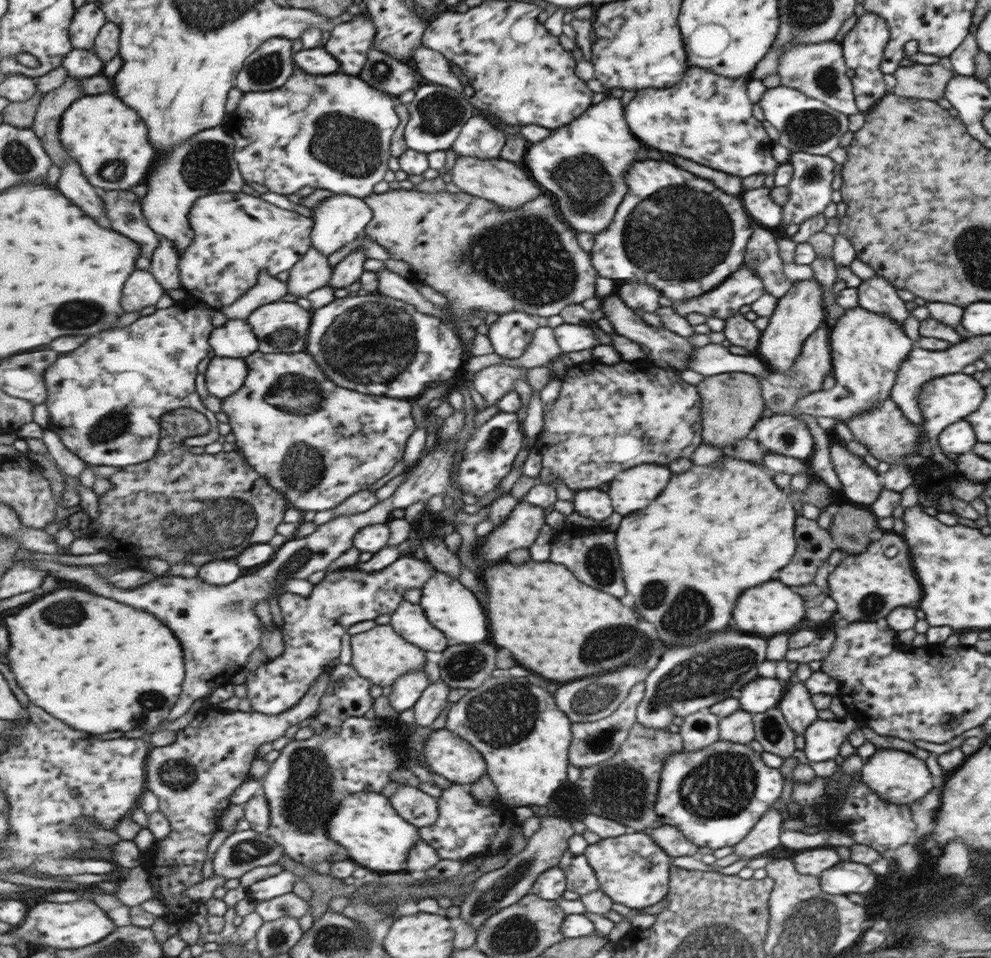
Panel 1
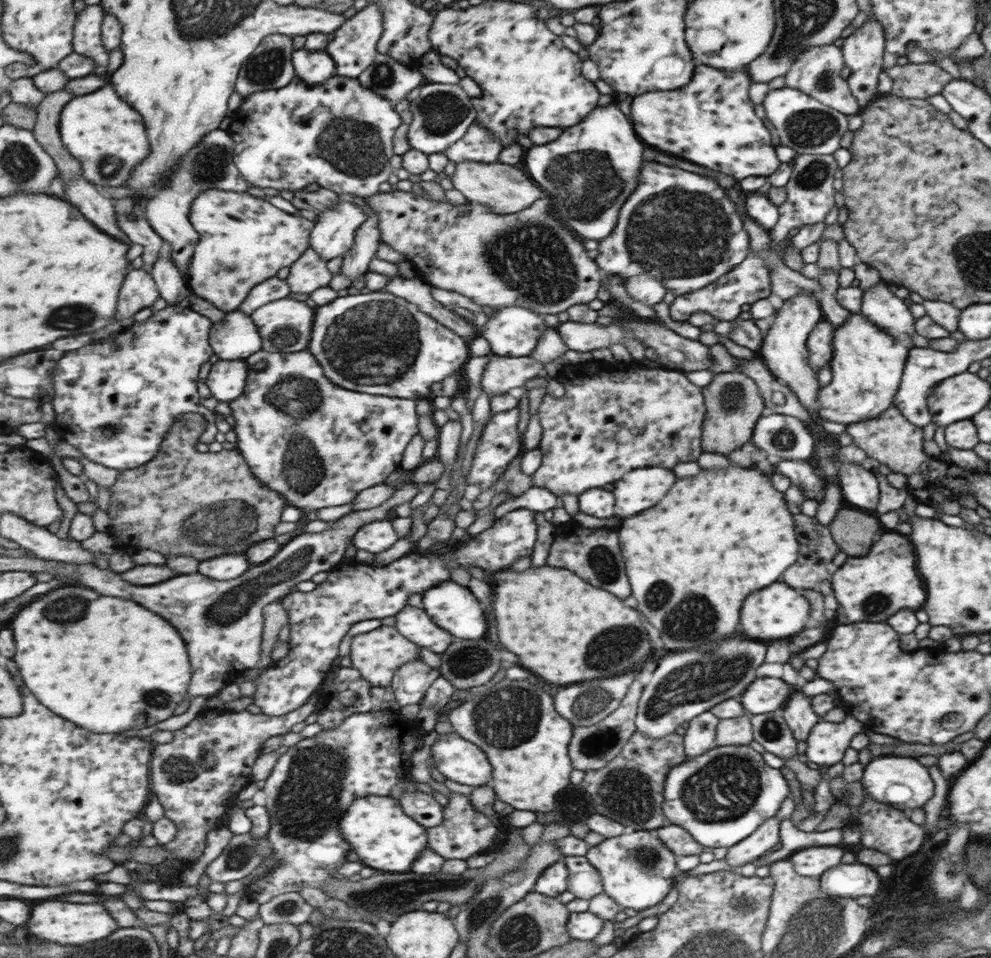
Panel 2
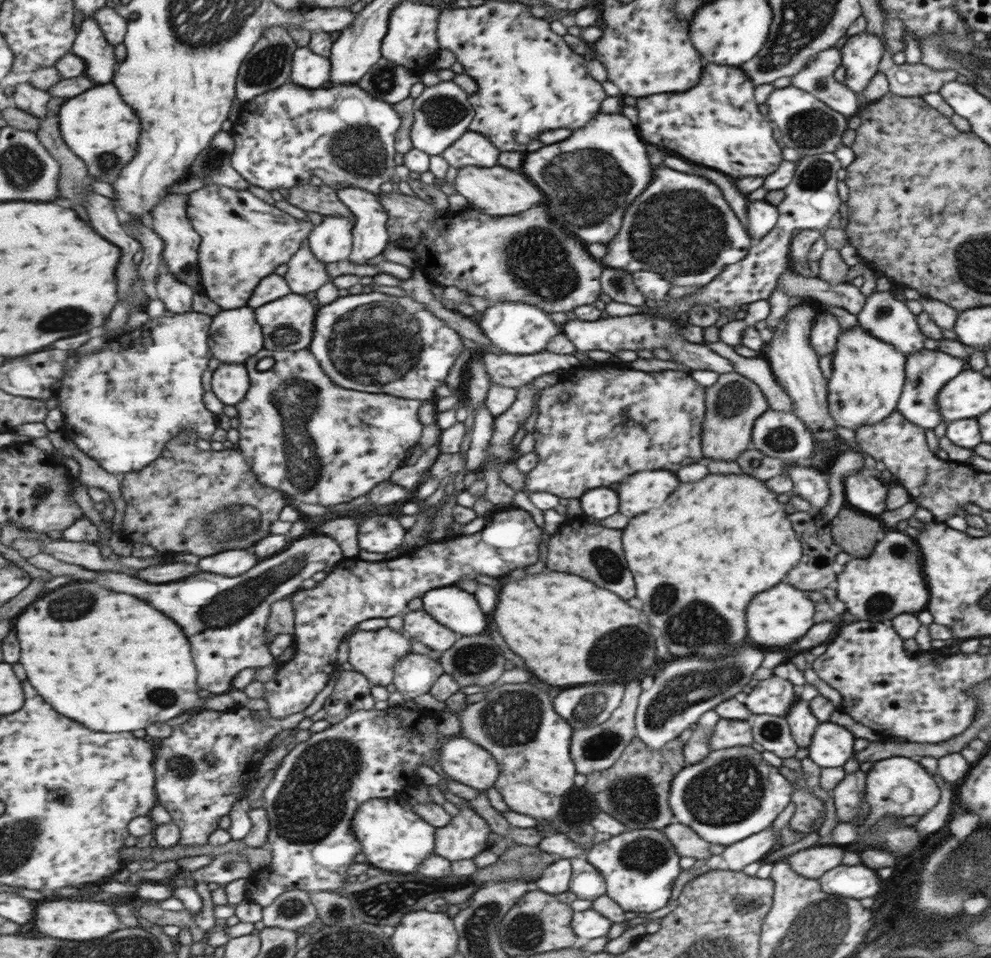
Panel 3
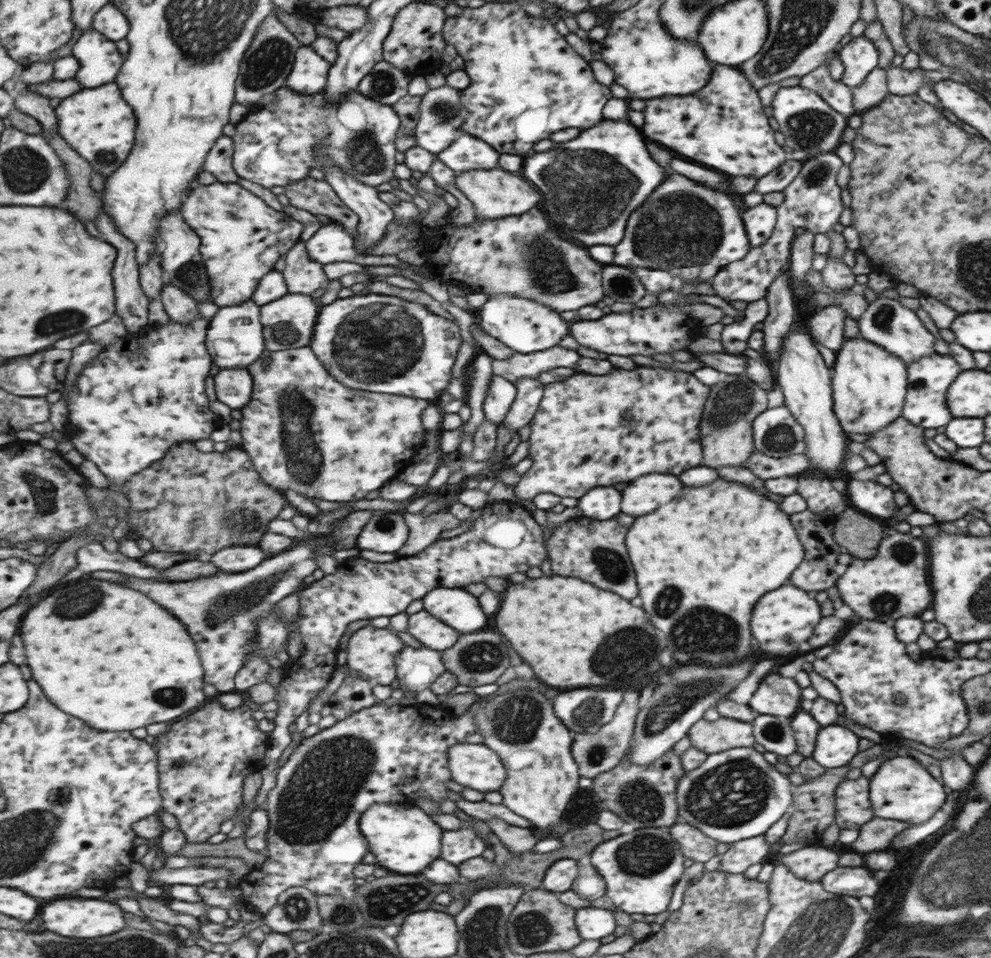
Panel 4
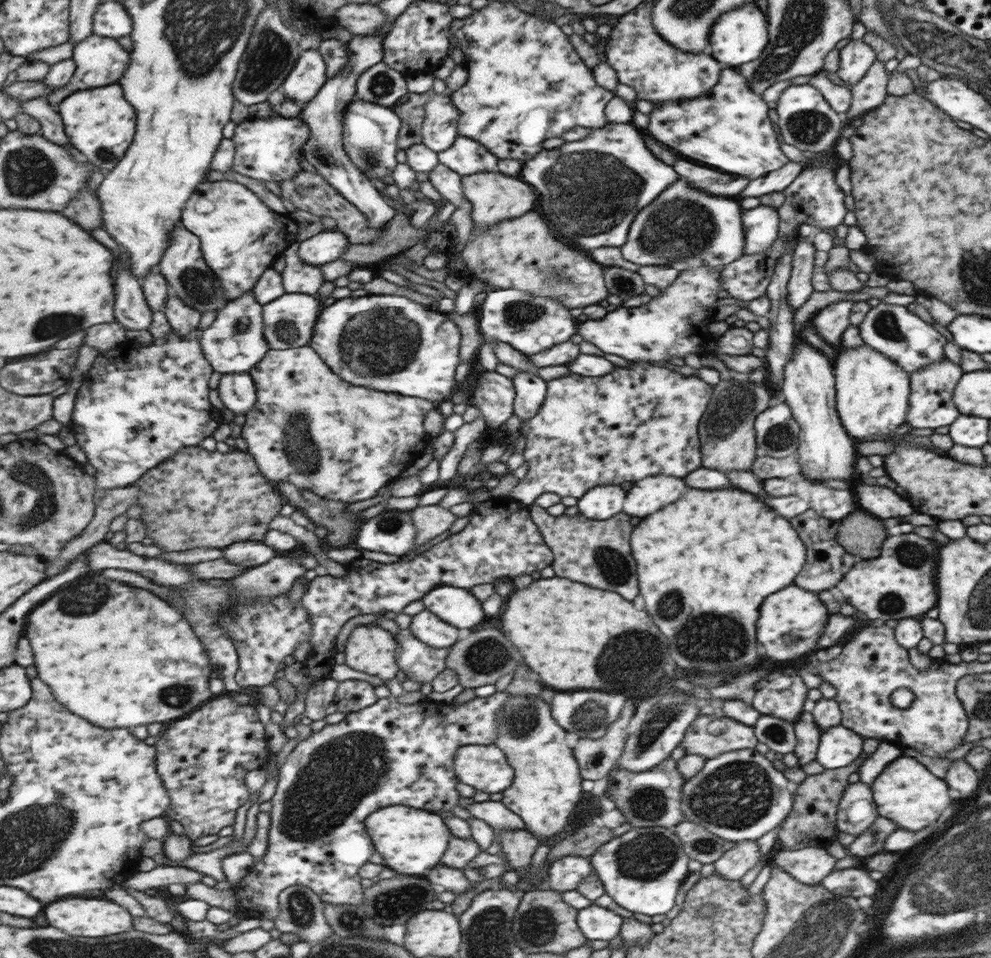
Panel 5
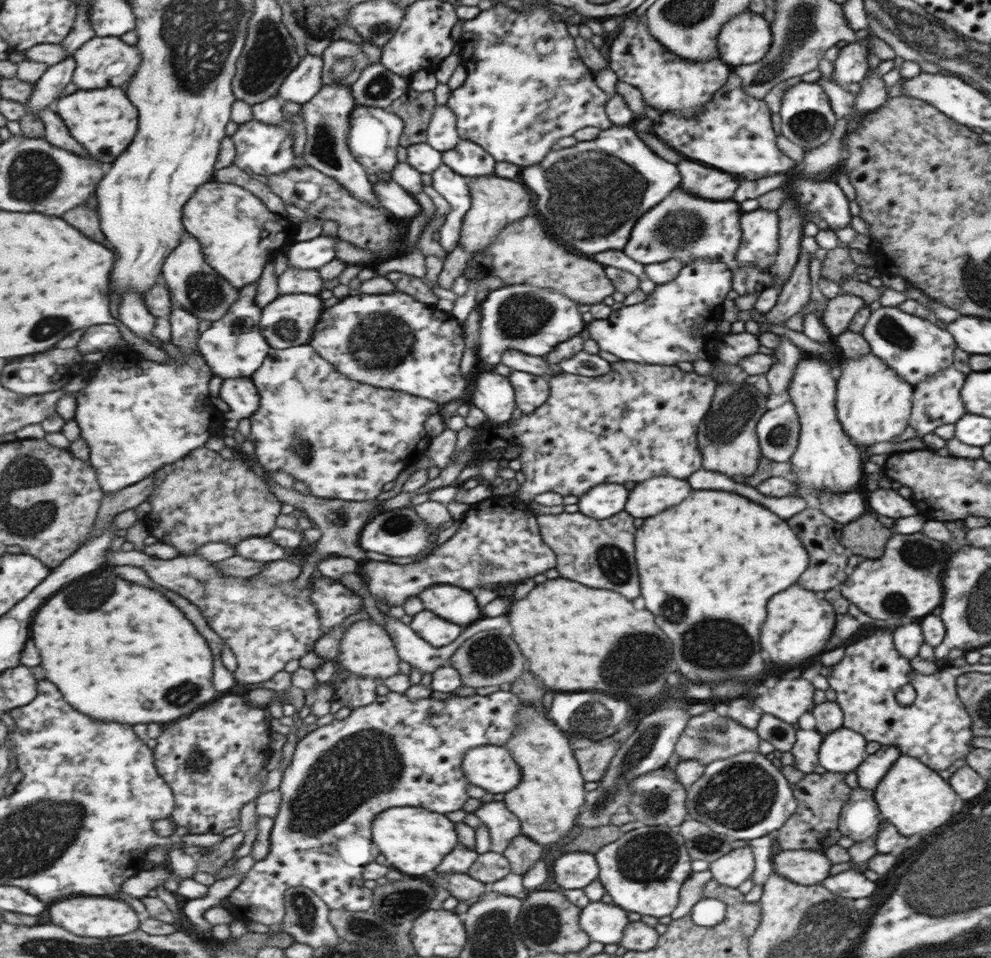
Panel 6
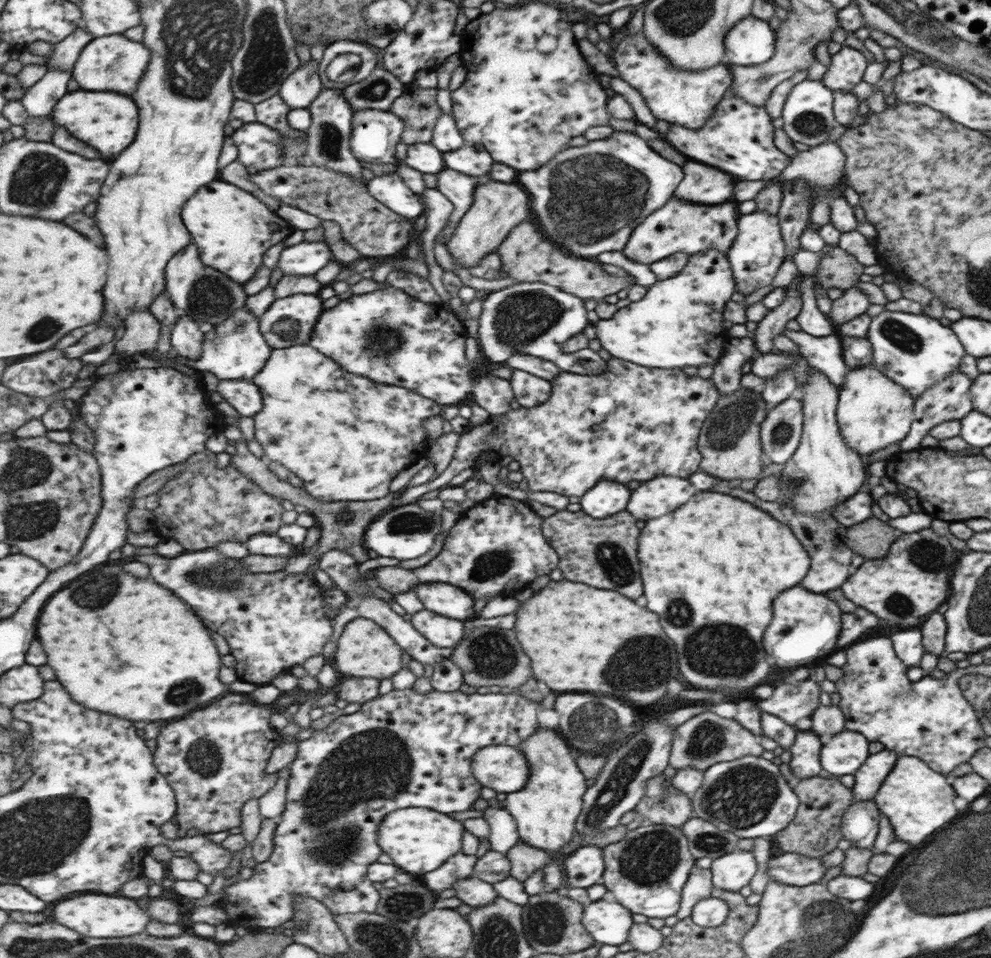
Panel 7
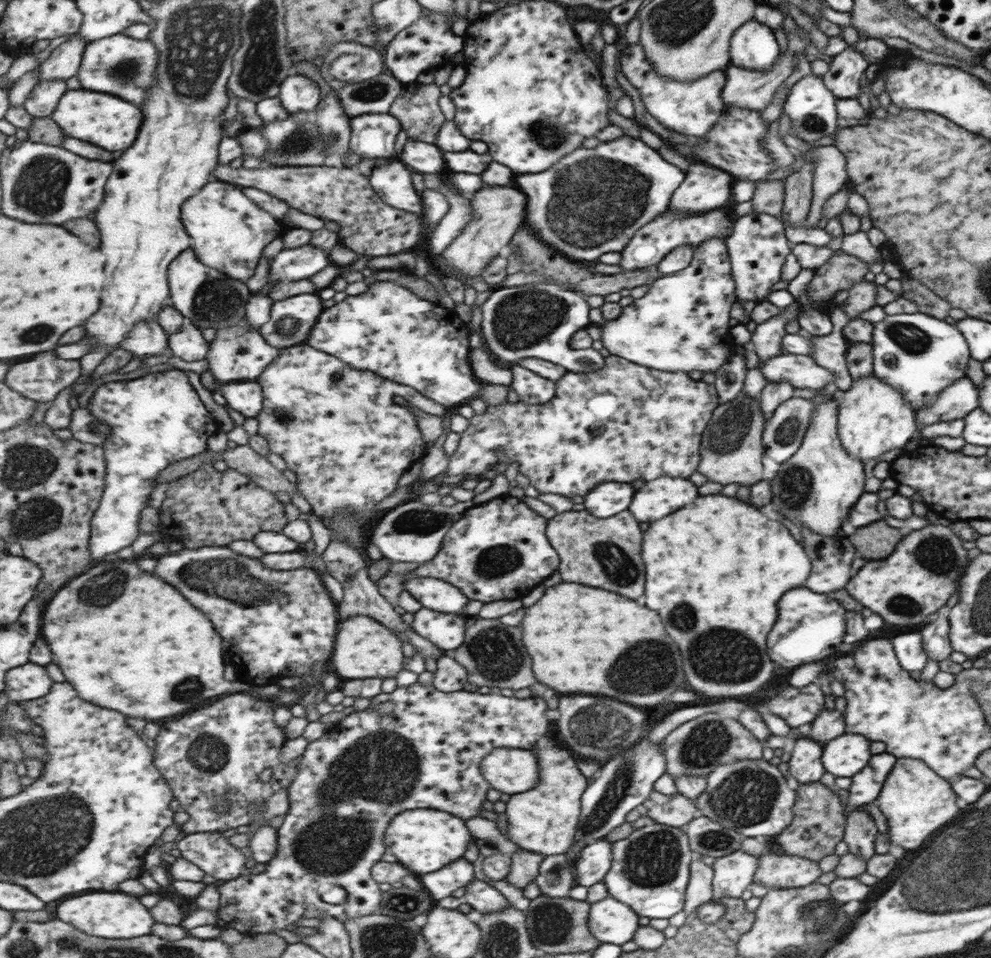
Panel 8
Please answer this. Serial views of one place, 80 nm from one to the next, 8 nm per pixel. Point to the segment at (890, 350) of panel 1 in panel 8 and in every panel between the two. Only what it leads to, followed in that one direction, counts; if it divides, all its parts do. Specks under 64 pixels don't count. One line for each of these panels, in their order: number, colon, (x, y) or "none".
2: (866, 366)
3: (867, 375)
4: (870, 383)
5: (873, 390)
6: (874, 401)
7: (875, 411)
8: (873, 417)

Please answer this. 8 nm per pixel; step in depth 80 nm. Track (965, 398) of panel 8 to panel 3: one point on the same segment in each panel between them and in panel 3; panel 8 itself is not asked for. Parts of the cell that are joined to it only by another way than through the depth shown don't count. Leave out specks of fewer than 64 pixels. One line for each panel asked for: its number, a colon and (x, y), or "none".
3: (925, 371)
4: (927, 378)
5: (929, 405)
6: (934, 402)
7: (947, 400)

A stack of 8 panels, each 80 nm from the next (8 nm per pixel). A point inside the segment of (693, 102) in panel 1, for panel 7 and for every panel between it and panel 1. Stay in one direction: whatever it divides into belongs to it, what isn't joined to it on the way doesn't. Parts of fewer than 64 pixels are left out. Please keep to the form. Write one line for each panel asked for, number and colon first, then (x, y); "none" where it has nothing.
2: (710, 121)
3: (715, 123)
4: (721, 125)
5: (727, 128)
6: (732, 133)
7: (736, 139)

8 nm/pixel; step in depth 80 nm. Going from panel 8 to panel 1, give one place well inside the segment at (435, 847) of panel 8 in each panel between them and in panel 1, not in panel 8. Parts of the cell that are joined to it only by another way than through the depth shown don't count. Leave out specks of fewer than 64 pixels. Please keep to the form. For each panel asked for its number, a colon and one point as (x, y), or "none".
1: (367, 825)
2: (386, 837)
3: (394, 838)
4: (404, 839)
5: (410, 840)
6: (414, 840)
7: (418, 839)

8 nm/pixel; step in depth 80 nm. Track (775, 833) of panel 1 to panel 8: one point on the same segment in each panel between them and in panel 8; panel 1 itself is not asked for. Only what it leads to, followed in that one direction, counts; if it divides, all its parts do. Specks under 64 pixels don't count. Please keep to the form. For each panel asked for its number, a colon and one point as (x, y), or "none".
2: (763, 838)
3: (751, 849)
4: (740, 854)
5: (732, 864)
6: (733, 867)
7: (732, 871)
8: (731, 874)

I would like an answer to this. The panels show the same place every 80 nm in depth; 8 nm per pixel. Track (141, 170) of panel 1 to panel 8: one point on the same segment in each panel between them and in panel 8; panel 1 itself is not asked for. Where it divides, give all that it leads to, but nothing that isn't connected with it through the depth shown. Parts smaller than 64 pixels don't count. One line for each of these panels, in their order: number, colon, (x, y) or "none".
2: (105, 134)
3: (98, 126)
4: (98, 123)
5: (101, 122)
6: (104, 121)
7: (108, 121)
8: (109, 121)

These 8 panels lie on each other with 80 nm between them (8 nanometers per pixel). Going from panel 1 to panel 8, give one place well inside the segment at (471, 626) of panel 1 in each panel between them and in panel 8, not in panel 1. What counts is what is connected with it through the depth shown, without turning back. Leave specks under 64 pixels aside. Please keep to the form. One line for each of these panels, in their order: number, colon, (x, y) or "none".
2: (451, 607)
3: (457, 610)
4: (459, 610)
5: (453, 605)
6: (451, 603)
7: (441, 598)
8: (433, 594)

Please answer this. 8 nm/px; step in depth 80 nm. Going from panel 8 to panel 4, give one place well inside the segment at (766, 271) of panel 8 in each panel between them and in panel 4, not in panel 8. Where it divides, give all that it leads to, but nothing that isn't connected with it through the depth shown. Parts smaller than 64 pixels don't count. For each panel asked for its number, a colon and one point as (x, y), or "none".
4: (759, 221)
5: (760, 223)
6: (759, 240)
7: (757, 252)

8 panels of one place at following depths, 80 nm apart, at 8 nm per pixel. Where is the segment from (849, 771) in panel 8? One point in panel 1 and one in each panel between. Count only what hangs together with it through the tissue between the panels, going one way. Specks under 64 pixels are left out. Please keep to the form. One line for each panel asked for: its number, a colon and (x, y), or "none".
1: (823, 738)
2: (826, 741)
3: (831, 744)
4: (835, 745)
5: (837, 745)
6: (840, 751)
7: (846, 750)

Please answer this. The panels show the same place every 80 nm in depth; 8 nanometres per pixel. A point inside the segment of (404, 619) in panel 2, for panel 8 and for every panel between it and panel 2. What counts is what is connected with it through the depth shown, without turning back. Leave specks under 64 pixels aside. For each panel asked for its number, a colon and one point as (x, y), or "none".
3: (418, 625)
4: (433, 633)
5: (428, 628)
6: (436, 631)
7: (442, 632)
8: (446, 631)

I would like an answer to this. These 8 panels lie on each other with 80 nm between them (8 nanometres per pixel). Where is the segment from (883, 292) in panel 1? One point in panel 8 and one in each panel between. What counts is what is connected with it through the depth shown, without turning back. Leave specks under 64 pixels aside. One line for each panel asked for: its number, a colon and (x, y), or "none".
2: (878, 305)
3: (883, 316)
4: (885, 322)
5: (892, 330)
6: (915, 349)
7: (914, 350)
8: (919, 356)

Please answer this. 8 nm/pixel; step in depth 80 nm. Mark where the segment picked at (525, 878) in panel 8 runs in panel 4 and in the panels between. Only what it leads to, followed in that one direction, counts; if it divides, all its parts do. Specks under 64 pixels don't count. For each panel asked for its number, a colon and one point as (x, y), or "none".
4: (514, 839)
5: (518, 845)
6: (521, 852)
7: (524, 859)

